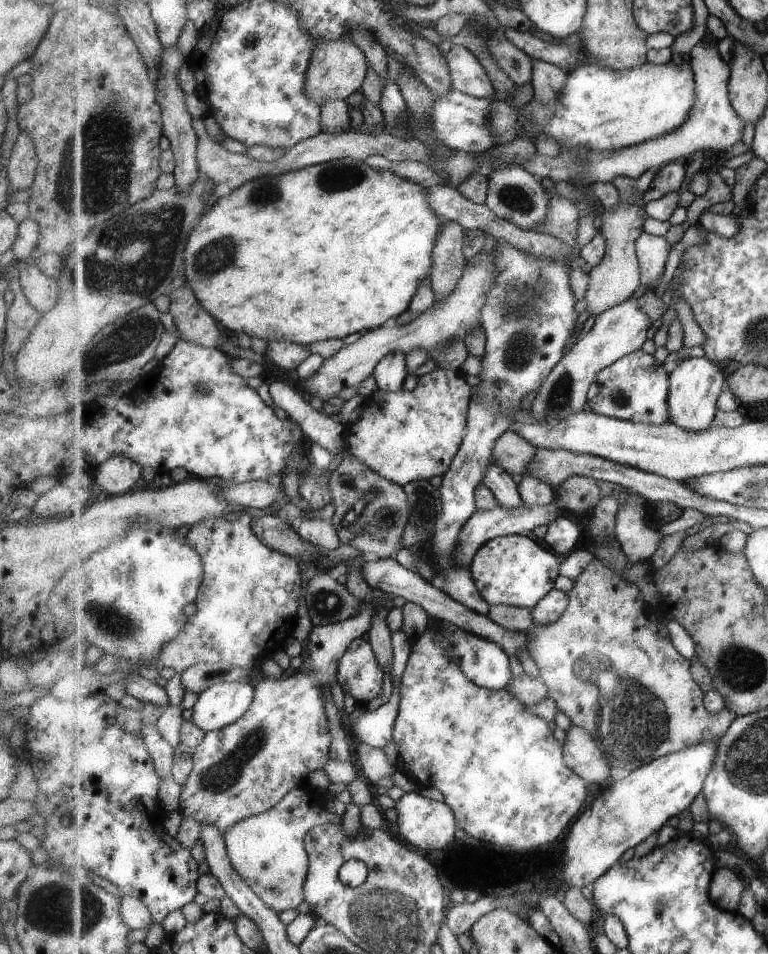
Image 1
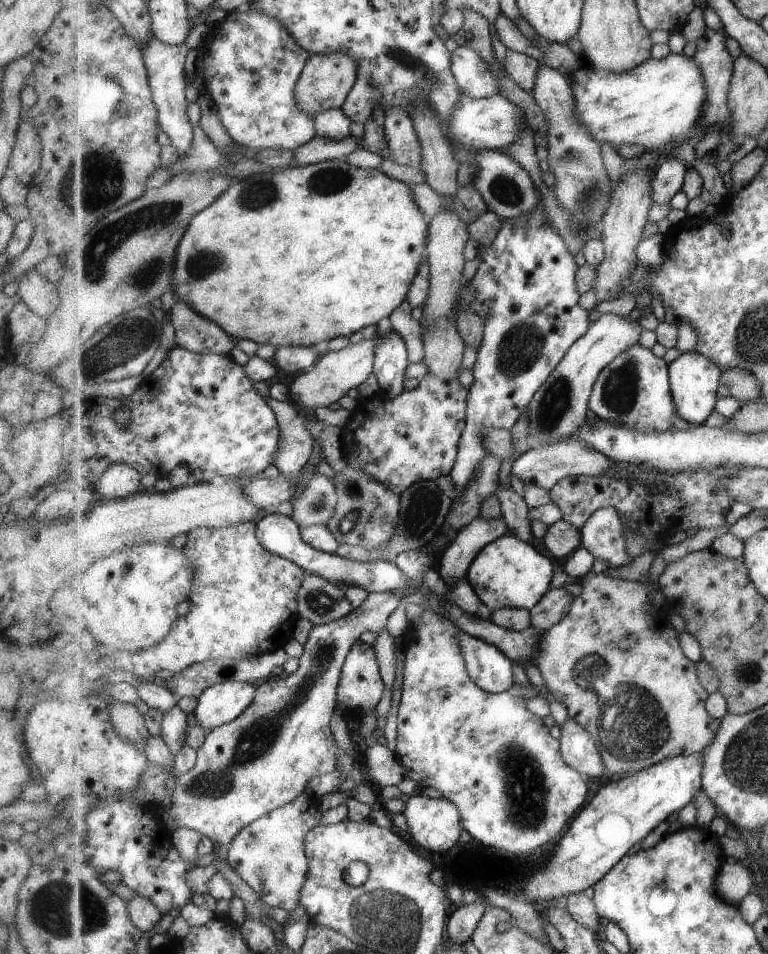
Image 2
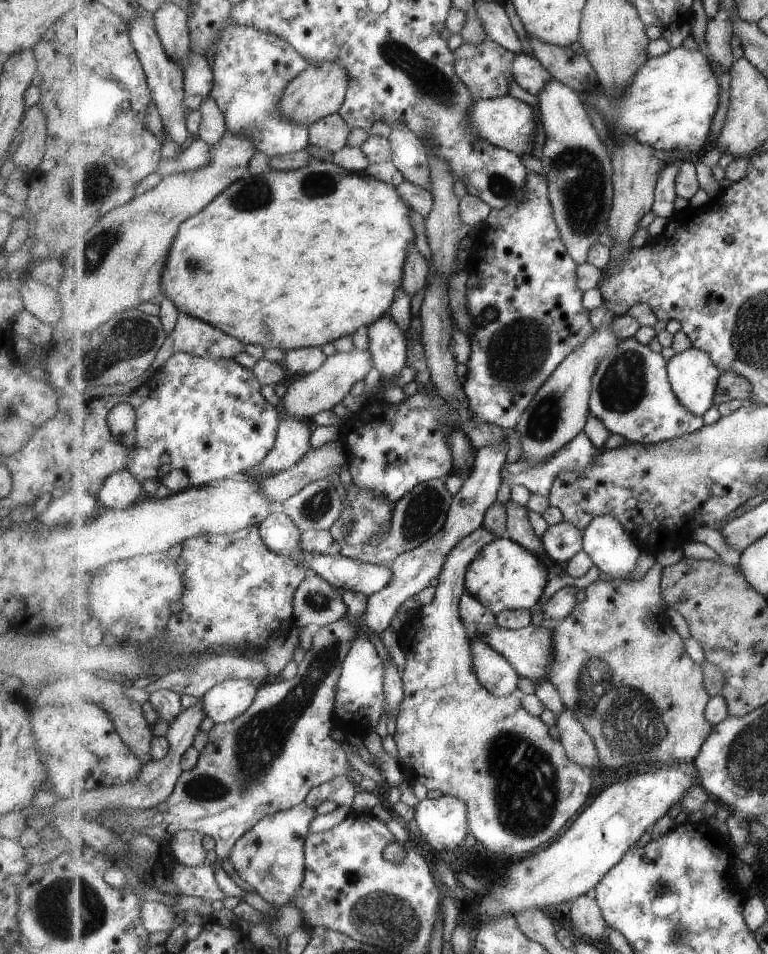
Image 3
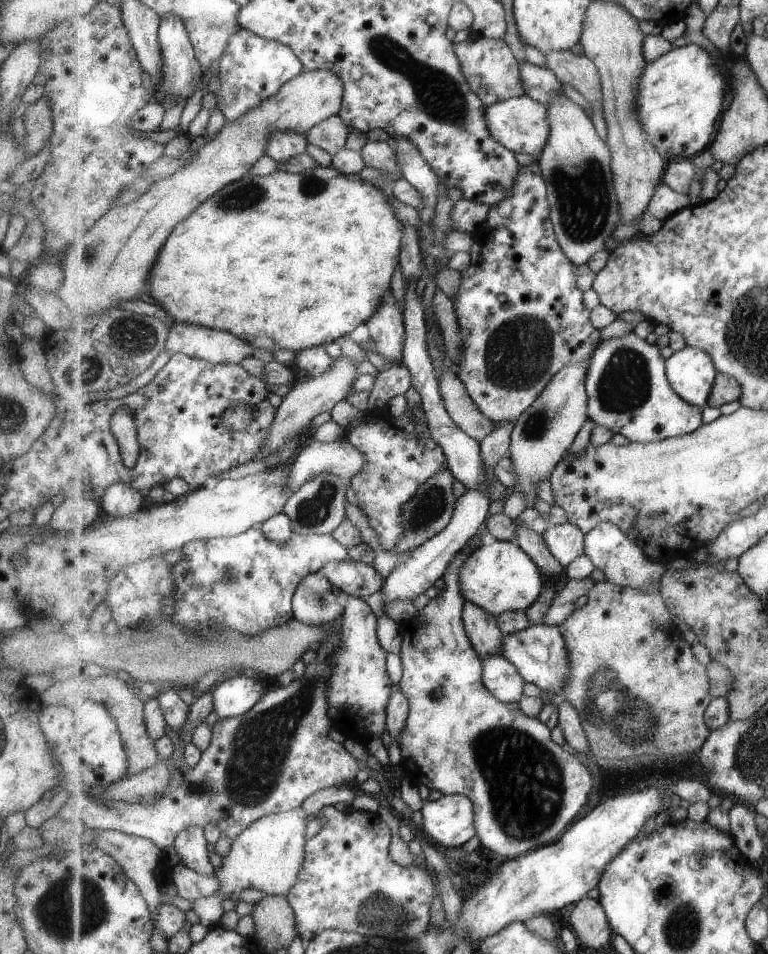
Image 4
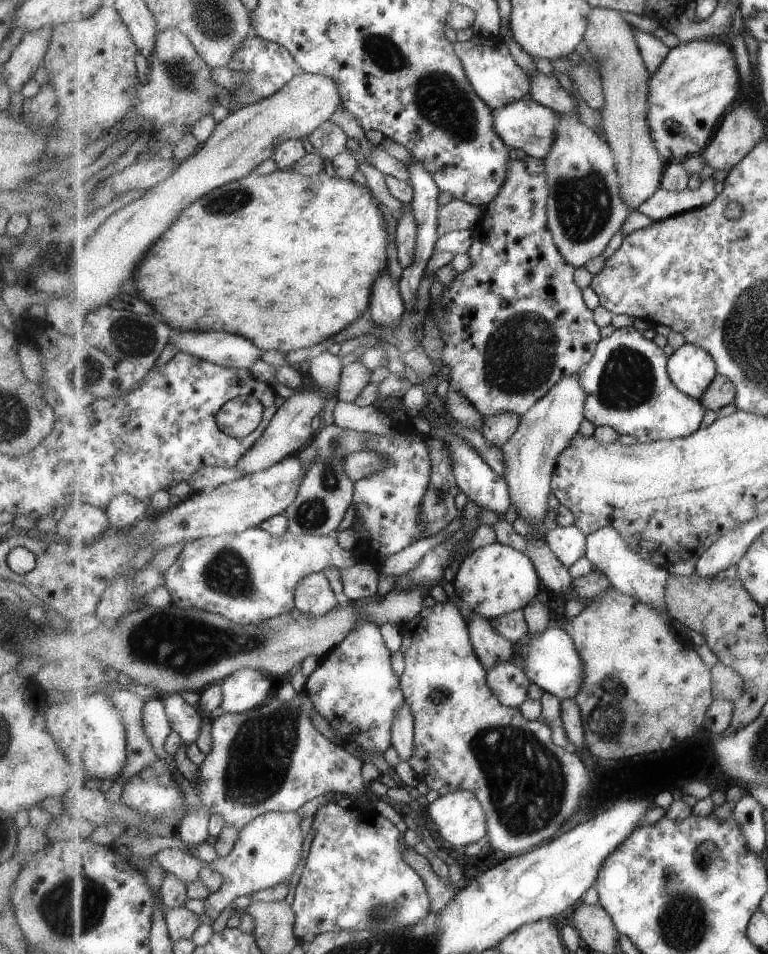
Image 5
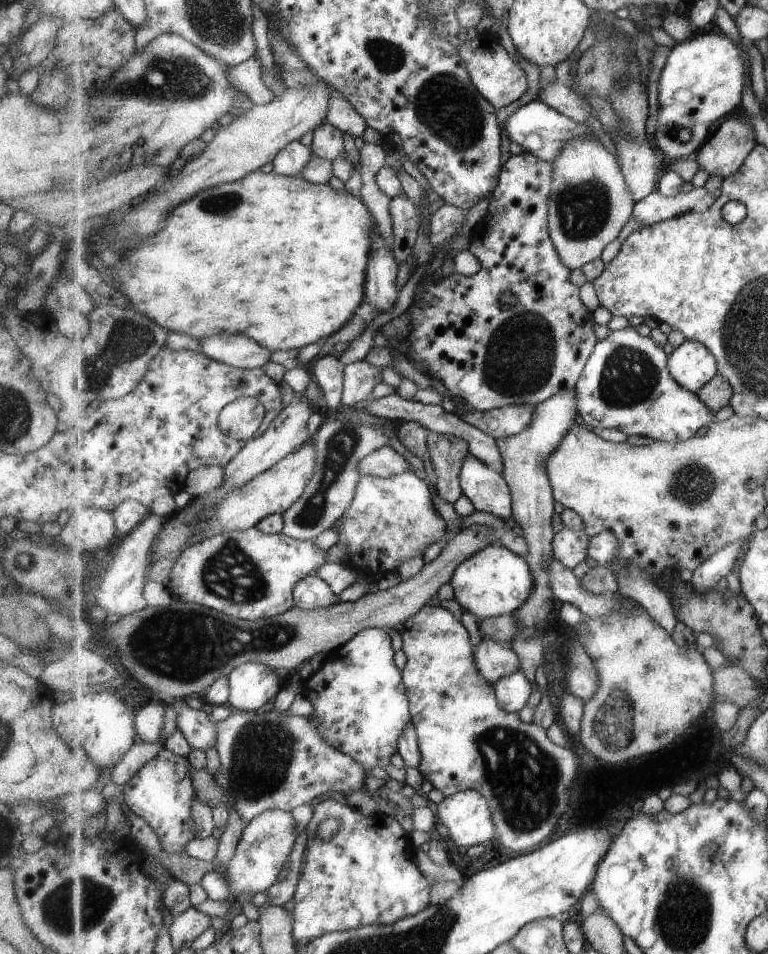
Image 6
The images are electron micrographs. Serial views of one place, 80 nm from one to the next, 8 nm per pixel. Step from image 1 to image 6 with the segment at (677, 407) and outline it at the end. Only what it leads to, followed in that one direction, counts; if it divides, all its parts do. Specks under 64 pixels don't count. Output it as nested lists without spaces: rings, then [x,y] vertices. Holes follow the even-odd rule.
[[[686,339],[670,354],[669,369],[682,387],[697,393],[718,374],[718,362],[706,345]]]

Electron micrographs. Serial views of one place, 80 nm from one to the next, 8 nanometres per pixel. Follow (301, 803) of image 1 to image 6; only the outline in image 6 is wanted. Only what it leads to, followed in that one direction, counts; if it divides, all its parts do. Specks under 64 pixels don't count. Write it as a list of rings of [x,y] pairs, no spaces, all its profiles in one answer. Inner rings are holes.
[[[270,809],[246,822],[234,856],[225,864],[225,876],[229,878],[227,902],[237,900],[243,892],[262,892],[274,886],[281,876],[283,866],[290,863],[291,852],[299,835],[299,824],[291,811]]]

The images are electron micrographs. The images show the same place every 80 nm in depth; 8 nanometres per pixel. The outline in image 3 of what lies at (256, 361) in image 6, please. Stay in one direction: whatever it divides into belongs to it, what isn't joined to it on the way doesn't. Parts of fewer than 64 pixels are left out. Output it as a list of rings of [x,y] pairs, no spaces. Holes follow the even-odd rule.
[[[178,312],[178,321],[155,358],[155,367],[162,368],[173,354],[185,352],[204,358],[233,359],[245,351],[245,344],[201,318]]]

